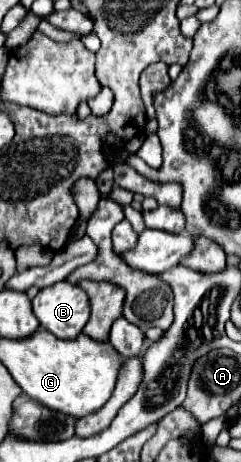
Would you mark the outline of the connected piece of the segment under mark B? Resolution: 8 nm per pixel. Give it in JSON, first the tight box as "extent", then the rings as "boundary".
{"extent":[33,280,89,340],"boundary":[[[67,280],[55,282],[47,288],[41,288],[39,294],[33,298],[33,312],[45,330],[51,330],[59,338],[73,340],[75,336],[81,334],[83,326],[89,320],[89,300],[87,300],[87,294],[79,286],[75,286]]]}

